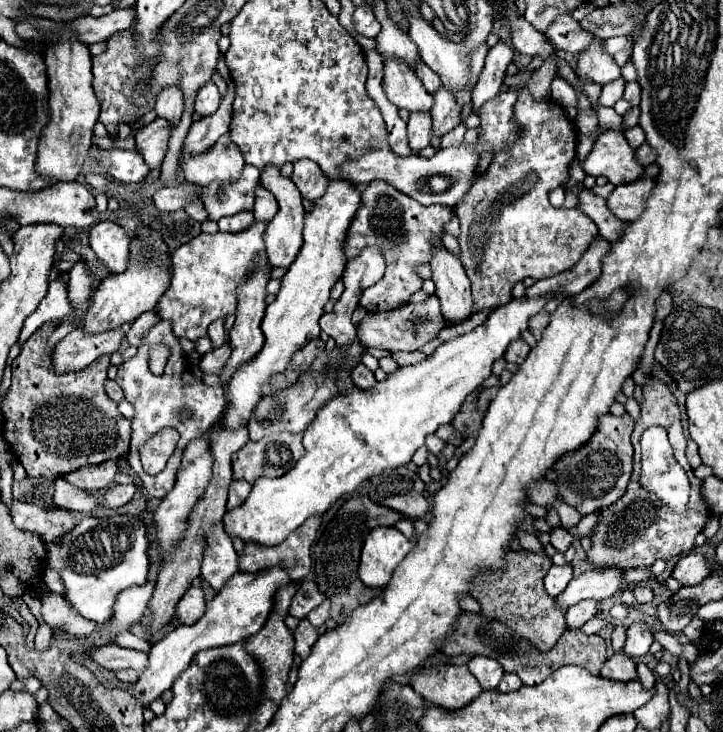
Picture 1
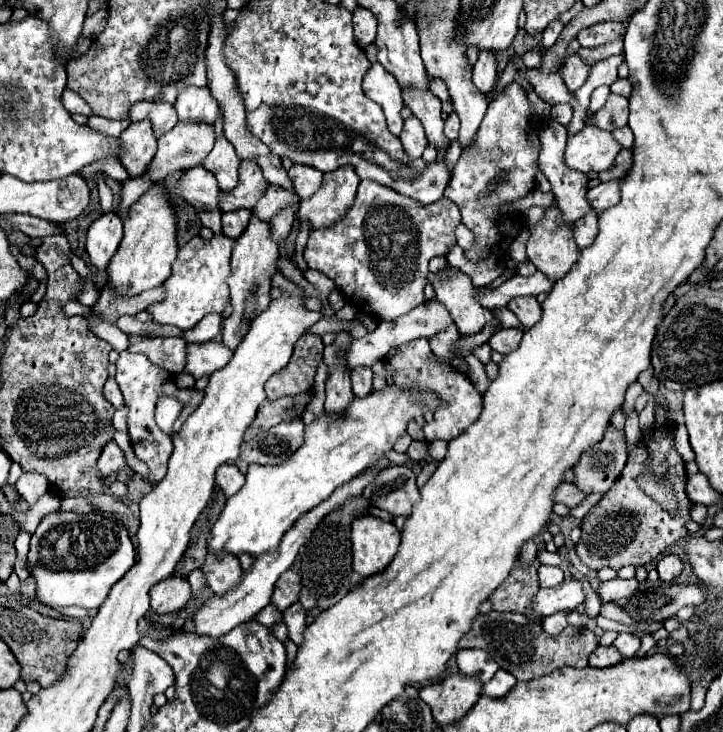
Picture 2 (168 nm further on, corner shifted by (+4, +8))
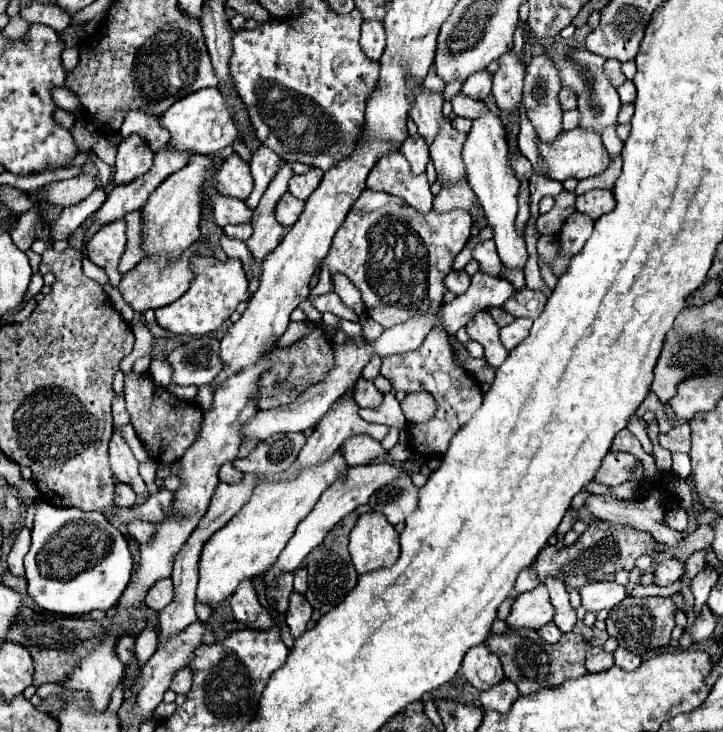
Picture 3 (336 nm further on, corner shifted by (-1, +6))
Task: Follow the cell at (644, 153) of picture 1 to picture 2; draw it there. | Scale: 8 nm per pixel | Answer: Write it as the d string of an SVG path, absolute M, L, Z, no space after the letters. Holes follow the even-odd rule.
M622 149L618 155L616 155L616 161L614 161L614 167L610 171L604 171L600 173L600 181L612 181L612 179L622 179L622 175L626 175L626 171L630 169L632 165L632 151L630 149Z

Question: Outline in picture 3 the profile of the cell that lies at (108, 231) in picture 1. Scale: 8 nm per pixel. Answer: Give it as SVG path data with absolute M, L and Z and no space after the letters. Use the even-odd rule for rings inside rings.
M117 219L101 227L87 243L87 257L109 275L109 283L113 287L117 287L117 283L121 281L121 273L117 265L125 251L125 243L127 243L127 237L125 237L123 219Z

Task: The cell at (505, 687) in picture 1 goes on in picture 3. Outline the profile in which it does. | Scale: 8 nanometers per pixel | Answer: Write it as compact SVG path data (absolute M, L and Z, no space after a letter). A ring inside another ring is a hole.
M503 679L499 685L481 693L481 705L483 709L495 709L499 713L507 713L517 697L519 697L517 685L509 679Z

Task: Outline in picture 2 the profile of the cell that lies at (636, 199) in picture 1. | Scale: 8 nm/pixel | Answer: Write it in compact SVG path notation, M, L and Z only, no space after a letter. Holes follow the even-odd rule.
M606 181L606 183L600 183L592 189L588 189L586 193L586 199L590 201L592 209L596 209L598 213L616 205L618 199L620 199L620 183L618 181Z

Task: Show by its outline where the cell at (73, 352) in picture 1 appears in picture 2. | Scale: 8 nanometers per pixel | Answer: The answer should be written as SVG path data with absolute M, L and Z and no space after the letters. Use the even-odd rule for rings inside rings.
M110 283L104 287L98 303L94 305L96 317L116 323L122 315L136 315L138 311L144 311L148 305L158 303L164 299L164 289L156 287L154 291L144 291L142 295L134 295L134 299L118 299L114 291L110 291Z

